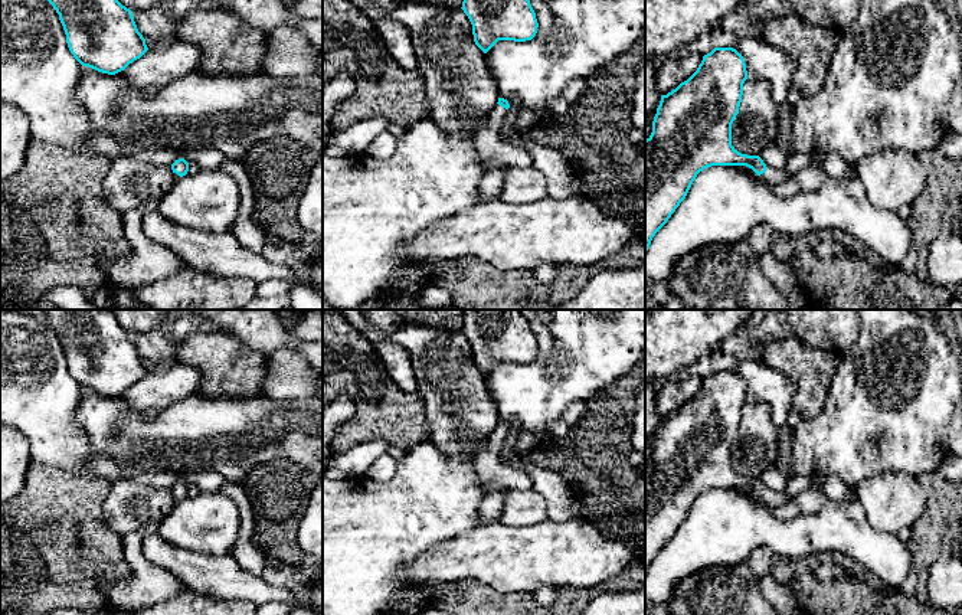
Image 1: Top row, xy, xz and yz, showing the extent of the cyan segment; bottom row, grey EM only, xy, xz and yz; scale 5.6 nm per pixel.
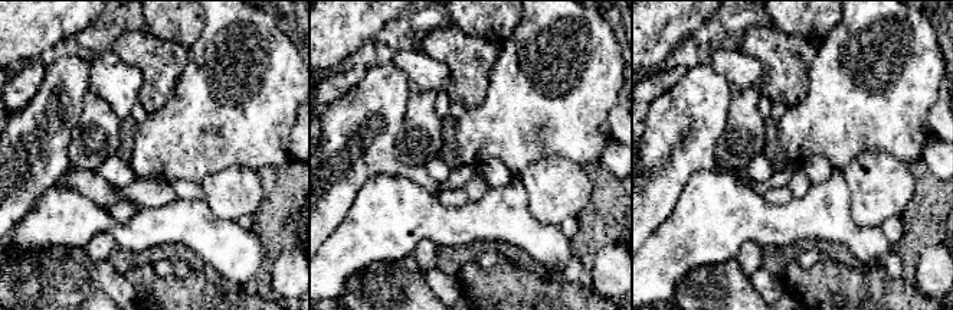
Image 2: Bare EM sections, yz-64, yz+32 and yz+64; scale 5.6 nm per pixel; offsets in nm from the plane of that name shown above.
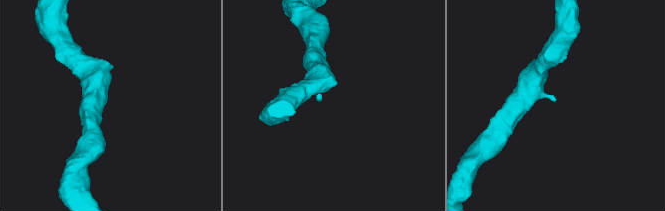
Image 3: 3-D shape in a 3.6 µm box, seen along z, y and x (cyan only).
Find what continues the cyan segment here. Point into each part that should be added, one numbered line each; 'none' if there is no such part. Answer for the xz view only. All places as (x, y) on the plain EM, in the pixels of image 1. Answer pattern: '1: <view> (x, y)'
1: xz (493, 476)

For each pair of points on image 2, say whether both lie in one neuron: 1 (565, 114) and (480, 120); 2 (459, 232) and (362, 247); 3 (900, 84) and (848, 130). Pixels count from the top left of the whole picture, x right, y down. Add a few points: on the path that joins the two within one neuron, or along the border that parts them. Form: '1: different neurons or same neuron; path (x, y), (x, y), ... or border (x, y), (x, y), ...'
1: same neuron; path (543, 114), (501, 117)
2: same neuron; path (435, 229), (386, 229)
3: same neuron; path (887, 92), (861, 117)

